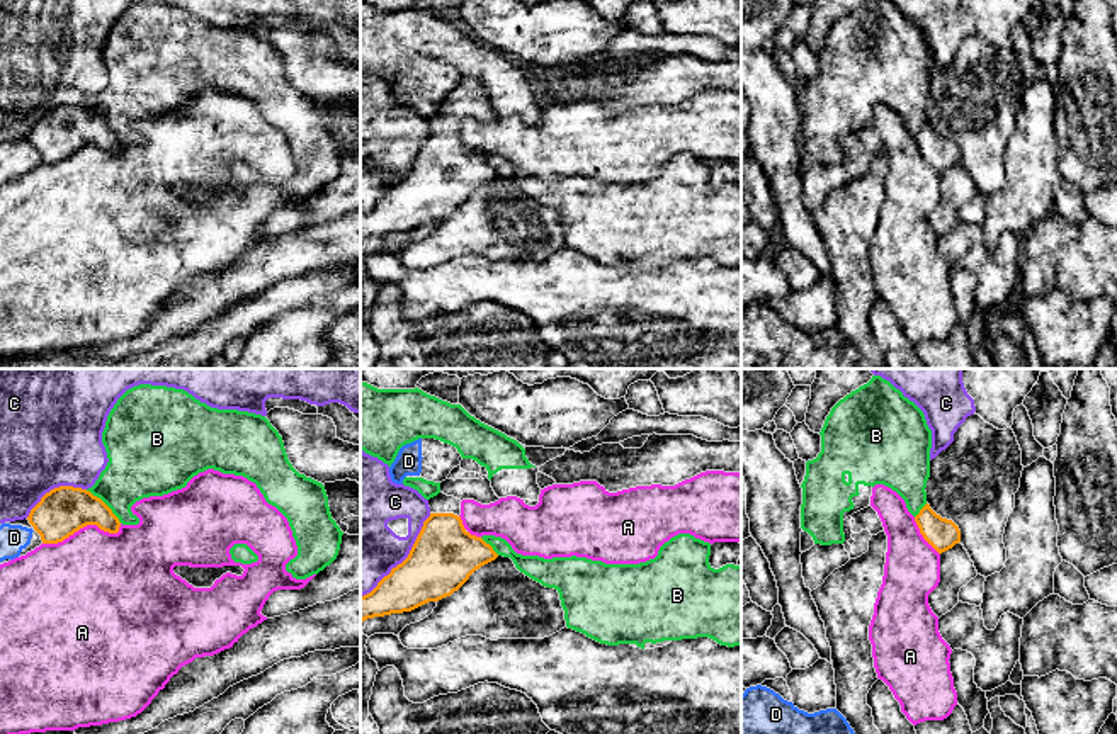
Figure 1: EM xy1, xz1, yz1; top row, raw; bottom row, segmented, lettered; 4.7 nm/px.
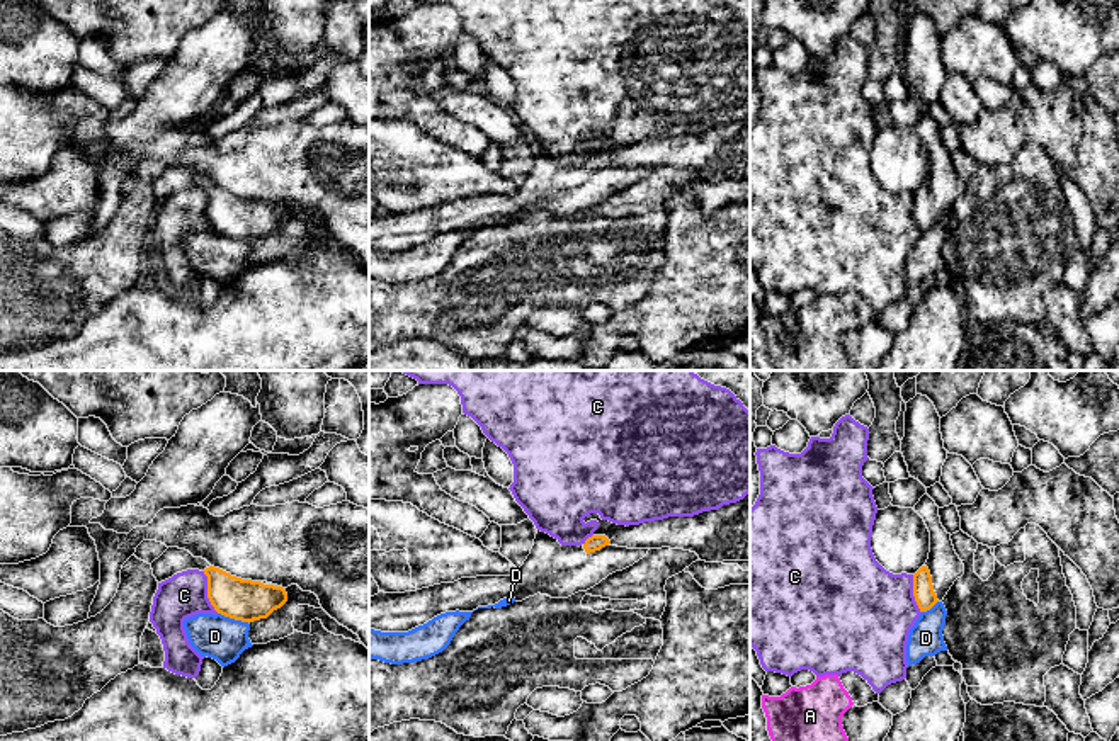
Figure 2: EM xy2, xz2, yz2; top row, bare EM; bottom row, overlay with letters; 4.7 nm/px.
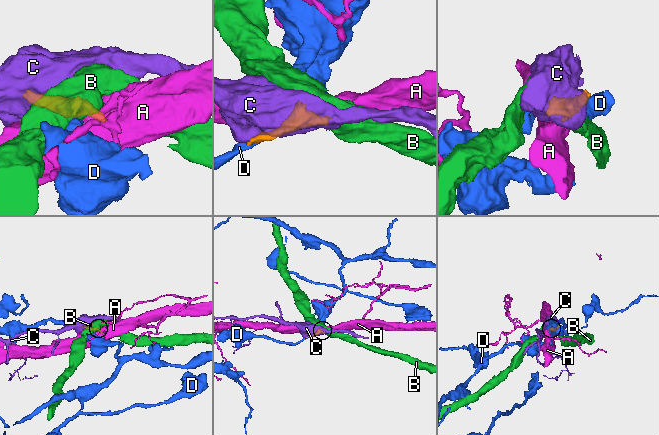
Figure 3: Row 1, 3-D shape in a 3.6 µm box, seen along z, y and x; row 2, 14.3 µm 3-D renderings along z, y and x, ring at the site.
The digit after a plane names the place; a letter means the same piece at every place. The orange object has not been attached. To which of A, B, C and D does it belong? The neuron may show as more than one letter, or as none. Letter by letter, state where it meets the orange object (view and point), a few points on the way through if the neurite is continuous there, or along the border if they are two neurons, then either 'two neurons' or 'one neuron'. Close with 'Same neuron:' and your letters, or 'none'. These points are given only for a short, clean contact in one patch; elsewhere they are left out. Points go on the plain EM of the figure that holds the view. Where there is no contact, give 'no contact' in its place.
A: contact xy1 (84, 145); two neurons
B: contact xy1 (104, 123); two neurons
C: contact xz1 (407, 177); two neurons
D: contact xy2 (233, 237); two neurons
Same neuron: none

